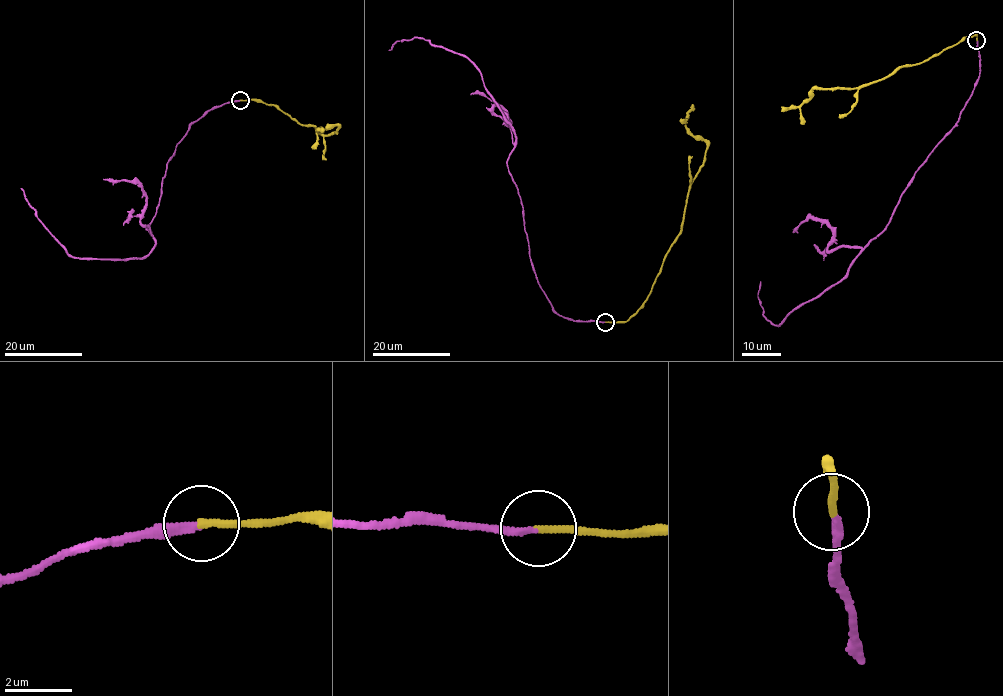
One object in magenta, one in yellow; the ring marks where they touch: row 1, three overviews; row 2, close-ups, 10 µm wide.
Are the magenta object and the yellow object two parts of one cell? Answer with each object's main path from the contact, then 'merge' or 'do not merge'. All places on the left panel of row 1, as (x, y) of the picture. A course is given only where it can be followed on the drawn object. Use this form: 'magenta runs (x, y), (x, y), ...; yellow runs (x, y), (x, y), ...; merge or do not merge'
magenta runs (240, 100), (214, 106), (176, 145), (156, 215), (146, 227), (154, 247), (141, 258), (72, 257), (21, 188); yellow runs (240, 100), (260, 99), (326, 135), (336, 132), (338, 127), (316, 128), (323, 131); merge

